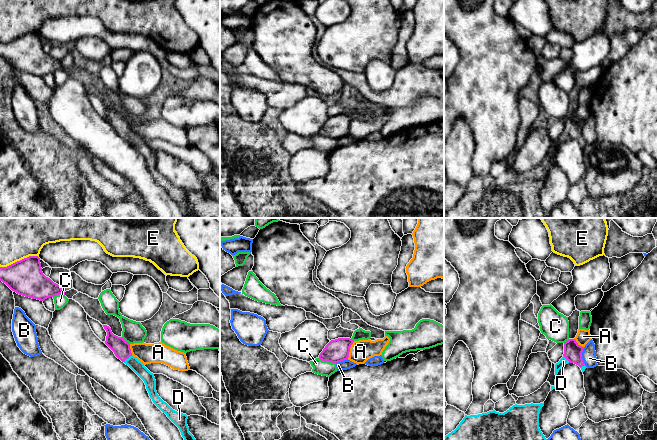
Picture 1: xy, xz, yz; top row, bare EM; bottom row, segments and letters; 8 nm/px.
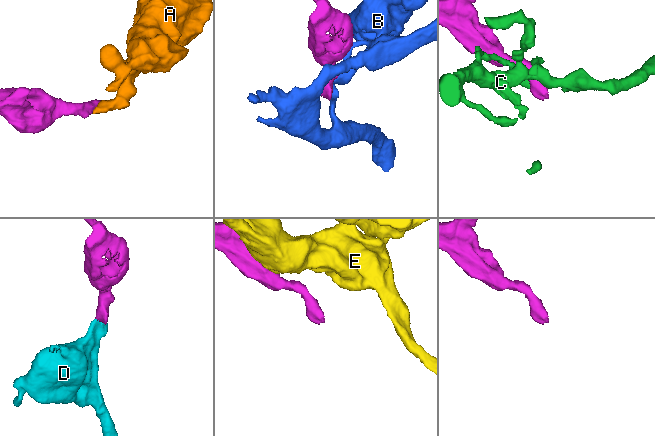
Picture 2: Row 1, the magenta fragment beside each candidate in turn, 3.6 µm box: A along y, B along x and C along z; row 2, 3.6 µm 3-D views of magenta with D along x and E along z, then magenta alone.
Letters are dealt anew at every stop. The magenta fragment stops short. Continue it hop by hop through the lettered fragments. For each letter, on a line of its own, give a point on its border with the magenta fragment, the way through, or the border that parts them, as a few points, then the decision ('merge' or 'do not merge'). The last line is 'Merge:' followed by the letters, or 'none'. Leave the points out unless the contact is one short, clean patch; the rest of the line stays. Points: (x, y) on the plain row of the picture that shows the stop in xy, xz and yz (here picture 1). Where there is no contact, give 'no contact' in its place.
A: contact xz (349, 126); border xz (354, 117), (347, 134); do not merge
B: contact yz (581, 132); do not merge
C: contact xz (327, 136); do not merge
D: contact xy (127, 134); way xy (121, 124), (127, 134), (137, 142); merge
E: contact xy (20, 36); do not merge
Merge: D

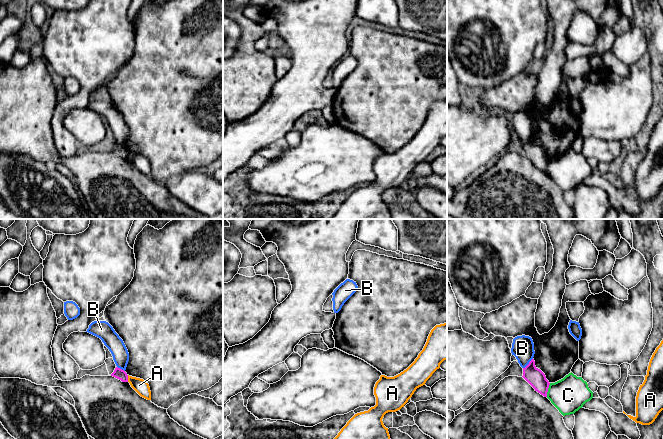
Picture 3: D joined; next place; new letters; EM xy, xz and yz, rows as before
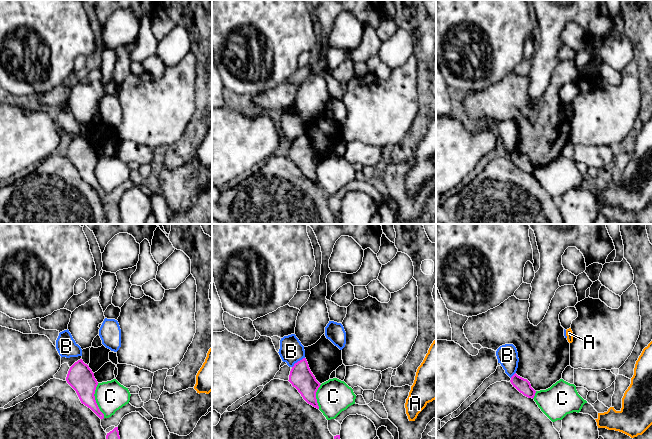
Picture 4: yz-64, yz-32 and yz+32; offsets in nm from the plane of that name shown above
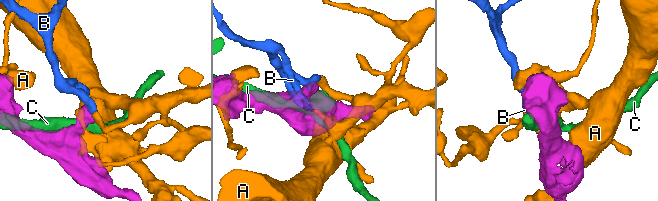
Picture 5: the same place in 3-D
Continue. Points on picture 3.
A: contact xy (127, 154); do not merge
B: contact yz (529, 139); border yz (532, 134), (523, 144); do not merge
C: contact yz (547, 166); do not merge
Merge: none

